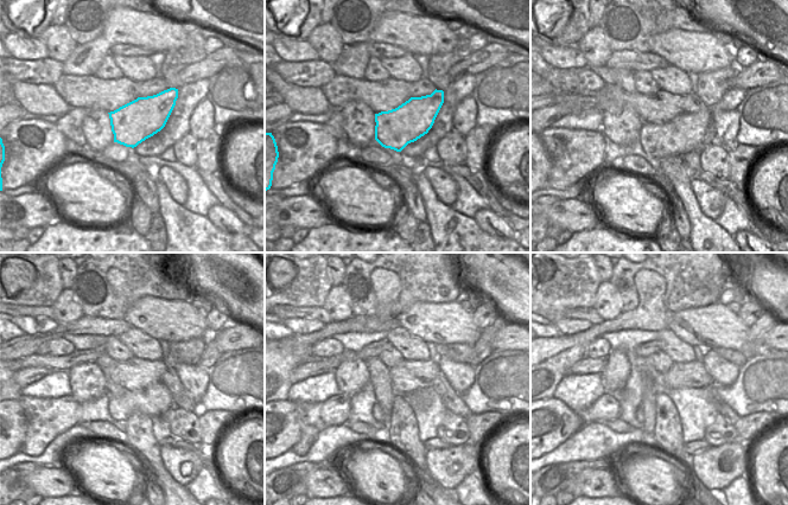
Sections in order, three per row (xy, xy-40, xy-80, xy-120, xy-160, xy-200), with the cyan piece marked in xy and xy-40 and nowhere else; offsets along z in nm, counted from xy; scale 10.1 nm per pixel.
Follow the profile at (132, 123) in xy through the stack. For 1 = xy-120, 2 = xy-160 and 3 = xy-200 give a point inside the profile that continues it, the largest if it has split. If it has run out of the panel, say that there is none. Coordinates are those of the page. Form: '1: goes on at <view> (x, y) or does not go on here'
1: goes on at xy-120 (154, 400)
2: goes on at xy-160 (377, 414)
3: goes on at xy-200 (640, 411)

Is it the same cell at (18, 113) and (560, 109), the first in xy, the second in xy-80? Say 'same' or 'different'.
same

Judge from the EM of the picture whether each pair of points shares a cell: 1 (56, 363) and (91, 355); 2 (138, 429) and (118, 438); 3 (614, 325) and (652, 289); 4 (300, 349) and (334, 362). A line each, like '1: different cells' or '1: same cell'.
1: same cell
2: different cells
3: same cell
4: different cells

